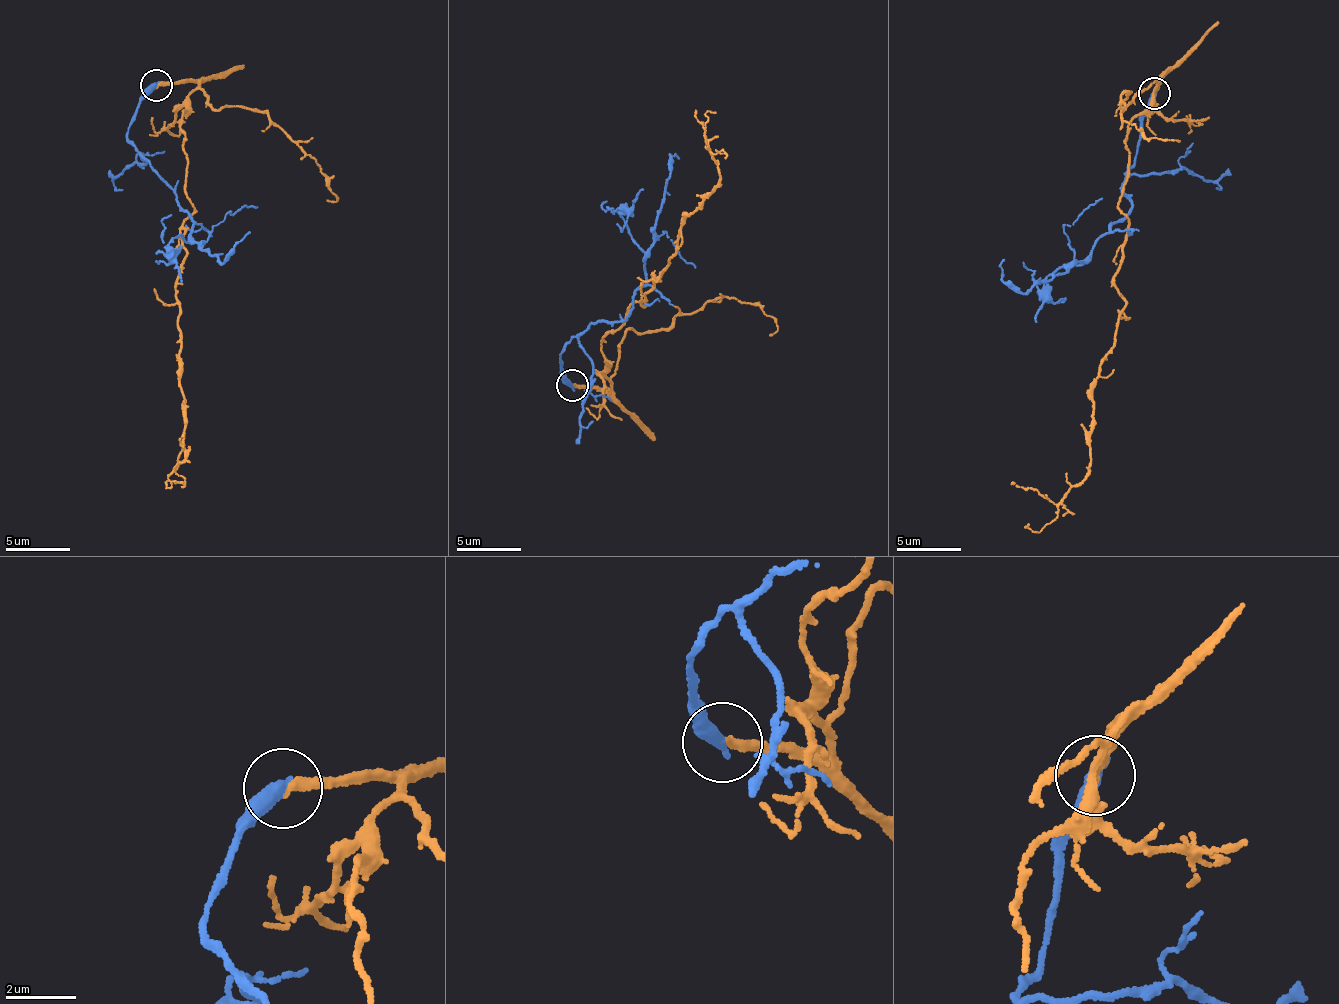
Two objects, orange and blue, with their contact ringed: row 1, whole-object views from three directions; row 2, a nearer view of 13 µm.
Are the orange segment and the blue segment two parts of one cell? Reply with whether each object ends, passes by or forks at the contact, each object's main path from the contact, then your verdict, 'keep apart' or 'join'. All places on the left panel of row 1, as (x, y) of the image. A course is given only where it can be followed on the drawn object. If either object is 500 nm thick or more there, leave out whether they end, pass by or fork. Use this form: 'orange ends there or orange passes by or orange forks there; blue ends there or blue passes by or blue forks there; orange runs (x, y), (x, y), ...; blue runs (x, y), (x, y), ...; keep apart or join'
orange ends there; blue ends there; orange runs (157, 86), (198, 83), (180, 116), (194, 212), (184, 221), (175, 305), (184, 453), (165, 481), (183, 480); blue runs (157, 86), (141, 103), (128, 144), (176, 192), (182, 213), (196, 225), (193, 239), (221, 262), (250, 230); keep apart

